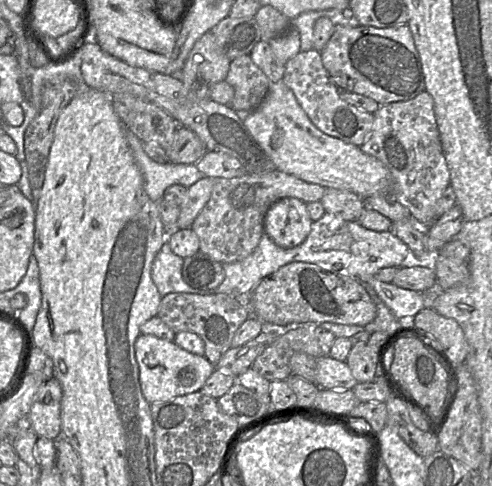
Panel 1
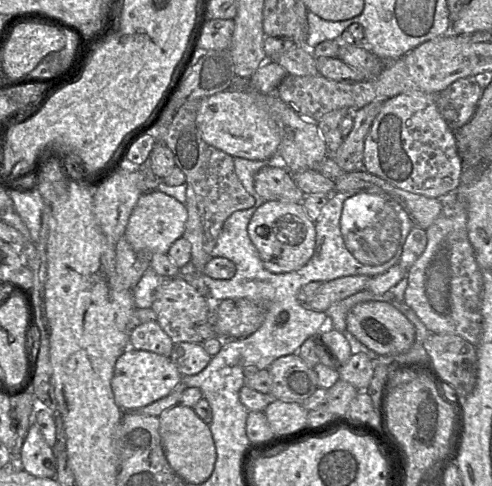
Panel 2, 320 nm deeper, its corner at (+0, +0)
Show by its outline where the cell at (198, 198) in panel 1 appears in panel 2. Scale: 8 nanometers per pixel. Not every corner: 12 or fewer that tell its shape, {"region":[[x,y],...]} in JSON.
{"region":[[142,193],[124,237],[137,252],[167,253],[183,236],[186,206]]}

